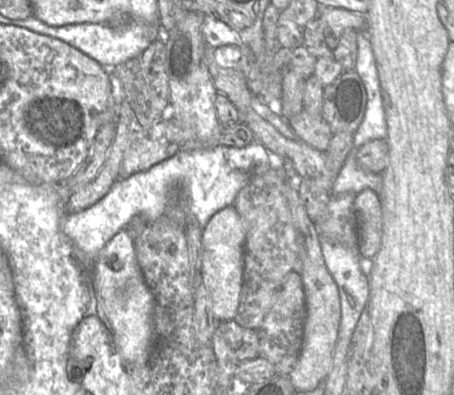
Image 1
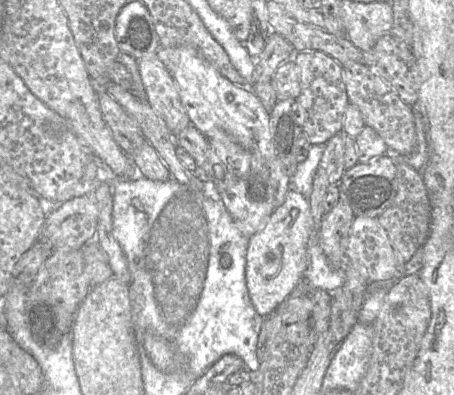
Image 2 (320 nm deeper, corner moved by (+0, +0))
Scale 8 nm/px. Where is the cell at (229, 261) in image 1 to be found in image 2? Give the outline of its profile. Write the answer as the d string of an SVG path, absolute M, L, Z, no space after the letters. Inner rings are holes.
M290 190L285 202L276 208L265 226L249 239L246 253L246 285L250 300L260 316L271 314L296 288L308 268L308 246L311 243L313 221L309 200Z

